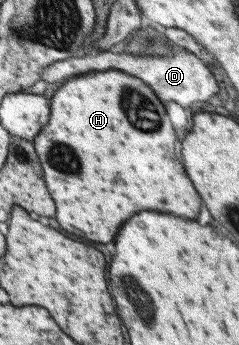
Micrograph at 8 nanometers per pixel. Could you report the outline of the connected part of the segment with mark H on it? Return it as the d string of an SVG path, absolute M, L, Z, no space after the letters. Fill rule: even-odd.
M115 69L91 71L68 79L67 84L61 86L52 98L51 122L35 137L34 144L35 148L39 150L39 156L41 156L41 162L45 168L47 186L57 202L57 220L61 222L61 226L65 230L75 232L81 238L109 244L115 240L121 226L139 210L169 212L169 214L175 214L179 218L189 218L189 220L197 218L201 202L199 202L199 196L195 194L189 178L185 176L179 160L175 158L175 148L173 148L175 132L163 112L163 106L157 102L155 94L139 78L133 78L125 72ZM129 90L139 92L139 94L131 93L130 107L145 106L143 102L143 98L145 98L149 104L153 104L159 117L153 111L140 109L136 111L139 119L132 122L132 112L125 110L125 96L129 94Z

